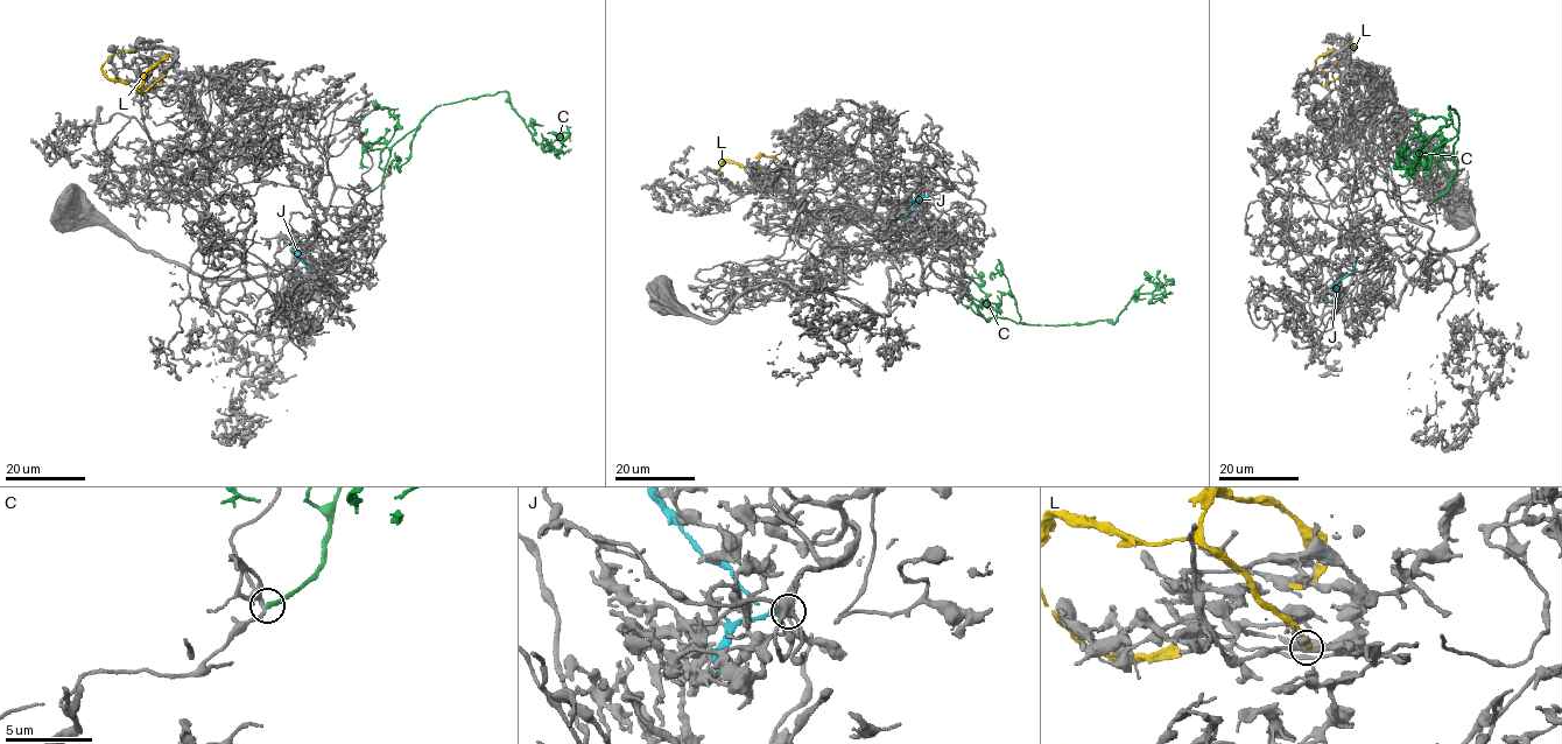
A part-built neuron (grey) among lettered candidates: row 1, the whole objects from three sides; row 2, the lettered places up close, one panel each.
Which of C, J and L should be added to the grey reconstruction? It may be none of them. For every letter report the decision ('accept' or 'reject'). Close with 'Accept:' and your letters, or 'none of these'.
C: reject
J: reject
L: reject
Accept: none of these

